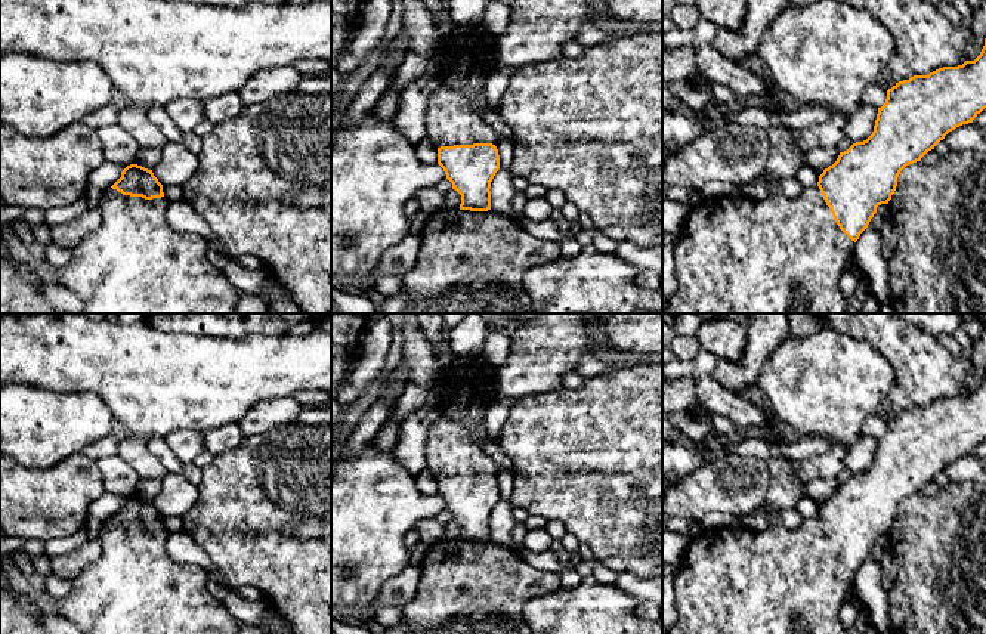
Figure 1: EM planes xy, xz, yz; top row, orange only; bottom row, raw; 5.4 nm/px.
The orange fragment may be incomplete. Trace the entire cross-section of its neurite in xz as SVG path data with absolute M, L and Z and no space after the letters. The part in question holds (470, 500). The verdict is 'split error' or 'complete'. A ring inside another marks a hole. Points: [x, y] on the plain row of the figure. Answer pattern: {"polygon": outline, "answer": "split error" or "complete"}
{"polygon": "M460 356L452 371L442 371L438 384L442 386L448 399L442 414L430 424L426 437L427 470L438 480L438 495L443 500L446 510L461 526L460 541L488 542L491 541L491 513L500 501L500 486L495 474L498 466L479 445L479 439L489 439L483 421L473 429L463 424L466 408L470 402L488 398L492 400L495 371L482 374L477 367L480 356Z", "answer": "split error"}

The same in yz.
{"polygon": "M986 369L980 386L974 392L965 392L958 398L943 398L928 406L914 406L909 411L896 414L887 421L885 434L878 439L872 466L863 471L853 474L847 482L840 483L837 492L823 501L816 517L803 519L797 529L785 526L775 526L763 532L749 531L744 526L704 529L695 538L689 539L687 548L674 576L674 587L677 596L677 618L668 634L849 634L841 624L838 613L844 603L849 588L853 585L854 573L860 565L868 559L871 550L877 544L877 538L888 535L897 517L900 502L921 489L945 470L945 467L962 455L973 454L973 451L986 439Z", "answer": "split error"}

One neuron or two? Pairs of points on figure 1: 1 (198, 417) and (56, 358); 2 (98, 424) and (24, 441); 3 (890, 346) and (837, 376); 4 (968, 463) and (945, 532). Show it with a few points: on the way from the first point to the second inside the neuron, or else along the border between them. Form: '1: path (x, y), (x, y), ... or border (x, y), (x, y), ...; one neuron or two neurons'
1: path (163, 383), (154, 383), (123, 362), (92, 358); one neuron
2: path (80, 424), (42, 427); one neuron
3: border (847, 336), (866, 340), (890, 364), (895, 383); two neurons
4: border (970, 481), (951, 483); two neurons

